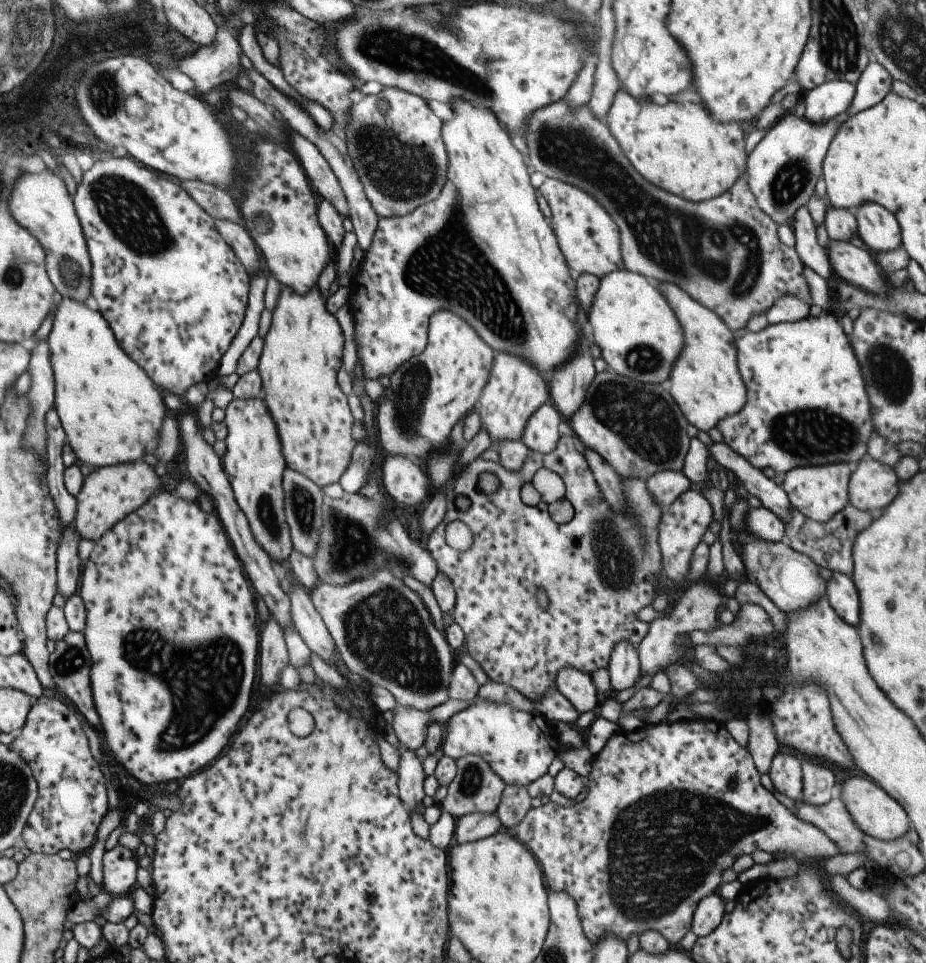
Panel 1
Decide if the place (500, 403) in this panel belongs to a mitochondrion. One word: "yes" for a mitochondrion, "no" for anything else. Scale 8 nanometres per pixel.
no

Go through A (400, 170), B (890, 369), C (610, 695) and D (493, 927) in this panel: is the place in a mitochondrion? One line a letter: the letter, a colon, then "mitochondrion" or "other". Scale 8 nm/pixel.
A: mitochondrion
B: mitochondrion
C: other
D: other

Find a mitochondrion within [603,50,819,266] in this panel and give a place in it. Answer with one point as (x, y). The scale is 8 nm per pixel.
(793, 177)

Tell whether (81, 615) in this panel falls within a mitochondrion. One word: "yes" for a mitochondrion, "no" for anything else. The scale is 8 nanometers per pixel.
no

